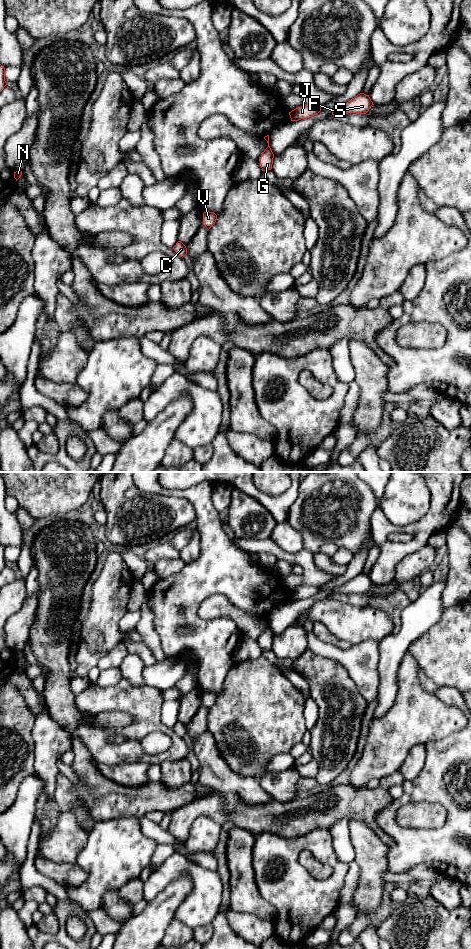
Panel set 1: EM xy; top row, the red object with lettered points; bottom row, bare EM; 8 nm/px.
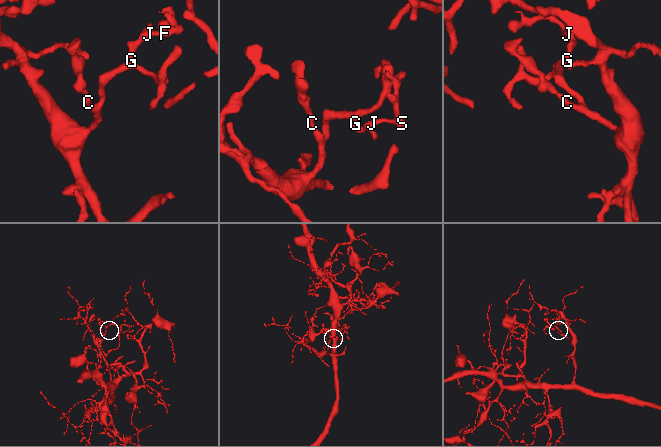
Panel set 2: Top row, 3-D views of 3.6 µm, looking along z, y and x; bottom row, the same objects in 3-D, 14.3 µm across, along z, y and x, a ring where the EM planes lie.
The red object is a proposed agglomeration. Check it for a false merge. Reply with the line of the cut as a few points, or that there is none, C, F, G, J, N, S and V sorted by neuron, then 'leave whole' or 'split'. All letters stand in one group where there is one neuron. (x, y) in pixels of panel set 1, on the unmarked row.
no cut; C F G J N S V; leave whole

